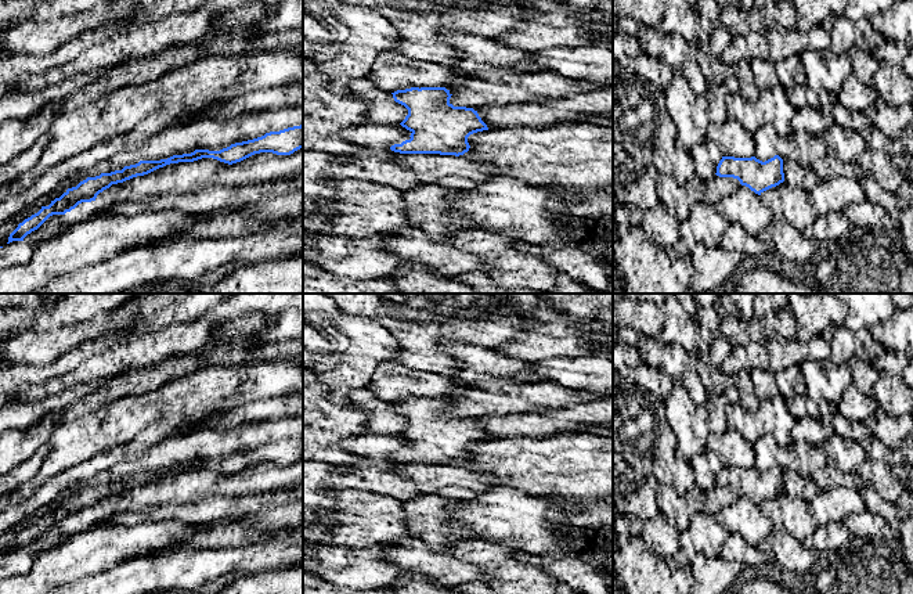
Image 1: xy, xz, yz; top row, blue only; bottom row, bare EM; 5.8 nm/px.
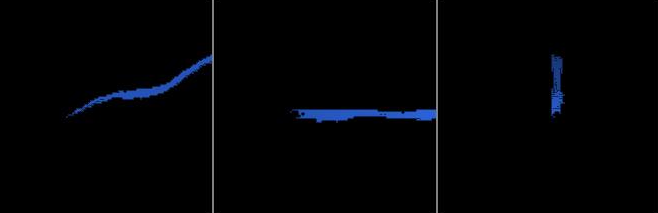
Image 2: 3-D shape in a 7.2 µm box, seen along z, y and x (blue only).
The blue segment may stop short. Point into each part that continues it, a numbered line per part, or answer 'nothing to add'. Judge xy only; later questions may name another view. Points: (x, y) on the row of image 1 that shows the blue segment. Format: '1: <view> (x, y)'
nothing to add

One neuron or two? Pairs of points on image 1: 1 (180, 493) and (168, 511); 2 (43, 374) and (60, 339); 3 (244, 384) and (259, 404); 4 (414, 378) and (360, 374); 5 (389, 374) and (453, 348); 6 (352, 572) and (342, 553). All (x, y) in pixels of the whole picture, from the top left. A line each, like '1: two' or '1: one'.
1: two
2: two
3: two
4: two
5: two
6: one

